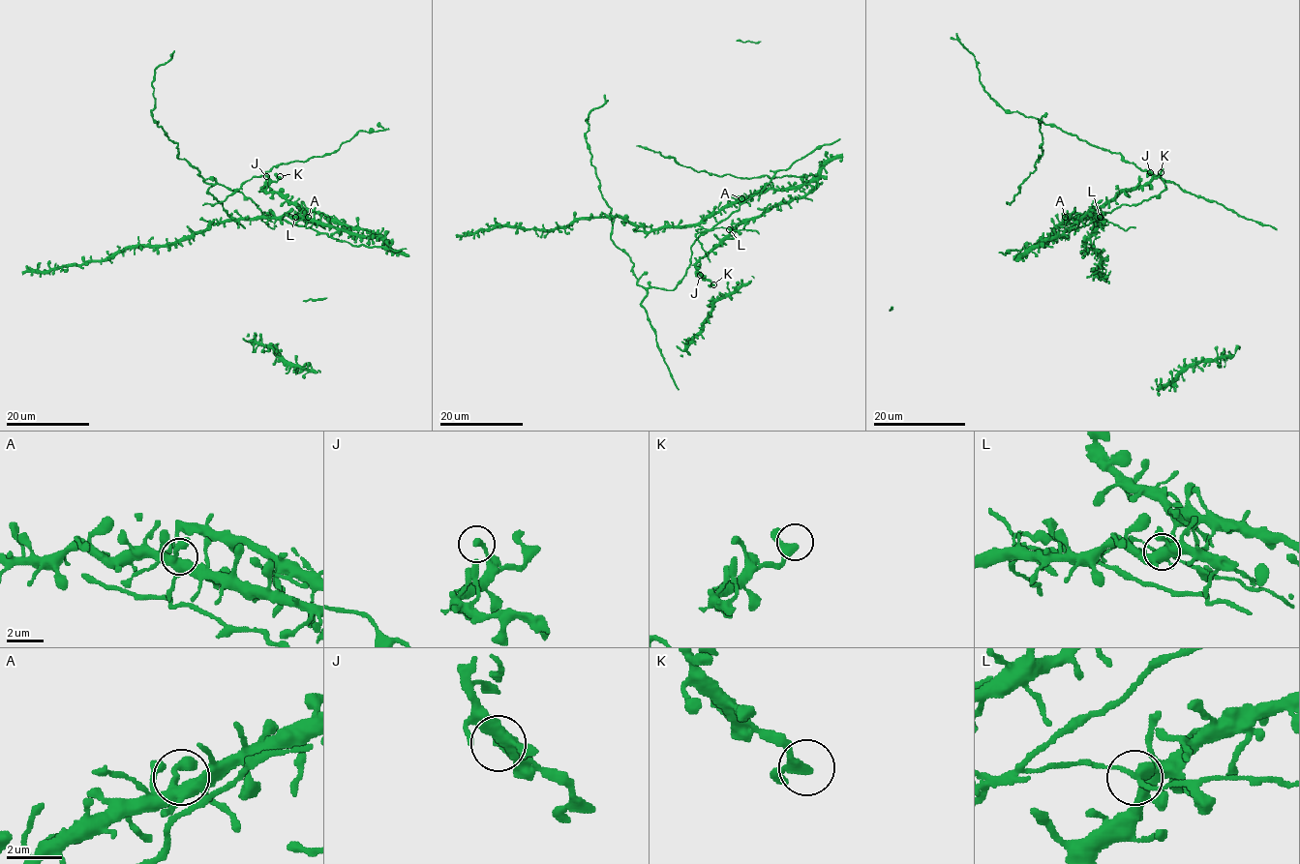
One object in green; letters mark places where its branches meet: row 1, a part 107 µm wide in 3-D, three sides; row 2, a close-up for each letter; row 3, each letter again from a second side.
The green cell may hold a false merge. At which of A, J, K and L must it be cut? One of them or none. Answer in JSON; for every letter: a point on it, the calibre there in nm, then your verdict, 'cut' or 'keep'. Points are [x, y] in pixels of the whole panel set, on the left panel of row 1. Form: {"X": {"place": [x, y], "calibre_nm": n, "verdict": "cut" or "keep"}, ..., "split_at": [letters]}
{"A": {"place": [308, 217], "calibre_nm": 260, "verdict": "keep"}, "J": {"place": [266, 176], "calibre_nm": 320, "verdict": "keep"}, "K": {"place": [280, 176], "calibre_nm": 320, "verdict": "keep"}, "L": {"place": [295, 217], "calibre_nm": 280, "verdict": "cut"}, "split_at": ["L"]}

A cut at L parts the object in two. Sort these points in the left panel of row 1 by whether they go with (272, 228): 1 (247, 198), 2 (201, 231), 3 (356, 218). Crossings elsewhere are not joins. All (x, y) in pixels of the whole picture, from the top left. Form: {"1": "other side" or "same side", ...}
{"1": "same side", "2": "other side", "3": "other side"}

